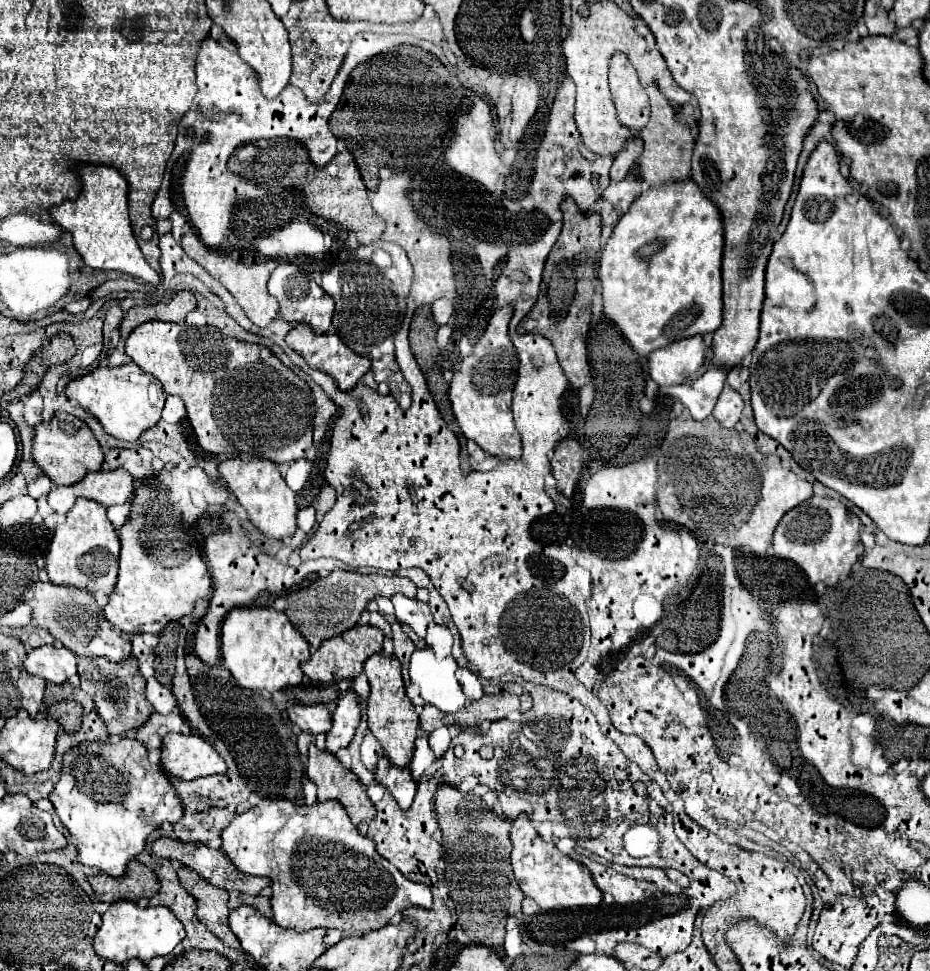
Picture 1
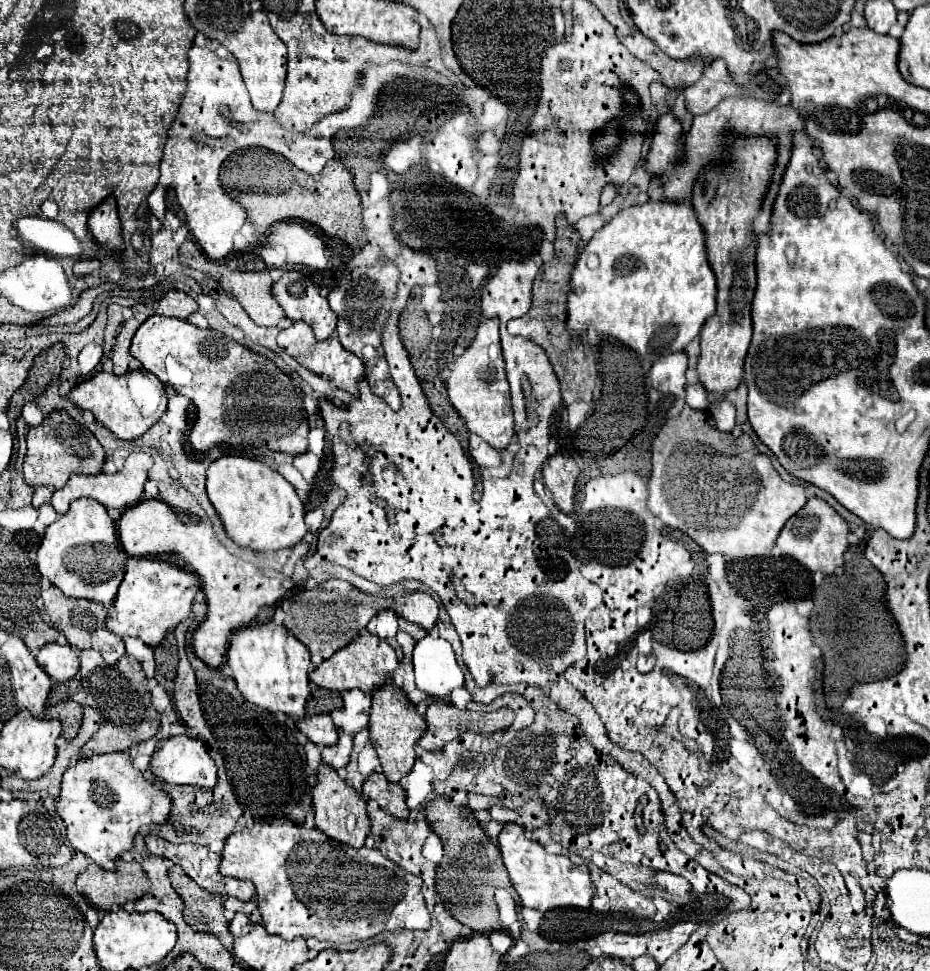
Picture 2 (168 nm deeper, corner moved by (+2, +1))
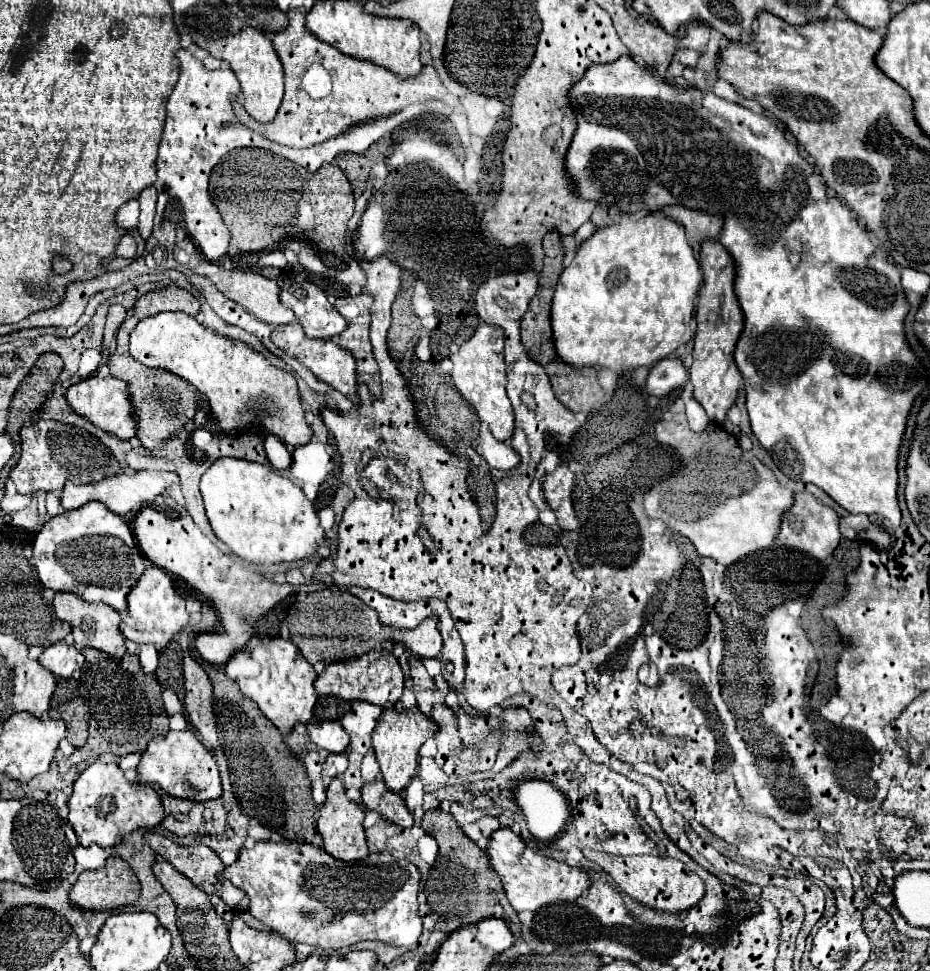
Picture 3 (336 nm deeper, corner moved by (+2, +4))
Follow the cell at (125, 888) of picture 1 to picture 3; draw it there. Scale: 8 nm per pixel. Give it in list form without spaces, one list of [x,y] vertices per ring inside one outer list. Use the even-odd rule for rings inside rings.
[[[108,857],[106,865],[94,871],[84,871],[70,889],[70,903],[88,911],[112,911],[130,905],[140,897],[140,881],[132,867],[120,857]]]

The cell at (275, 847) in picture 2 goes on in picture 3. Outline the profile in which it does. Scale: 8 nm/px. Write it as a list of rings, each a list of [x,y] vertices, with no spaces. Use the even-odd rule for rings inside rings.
[[[258,841],[252,849],[242,847],[238,859],[222,871],[238,889],[250,897],[248,911],[268,929],[284,935],[288,941],[308,943],[320,949],[350,947],[358,941],[384,941],[388,945],[408,947],[422,935],[422,917],[418,913],[418,881],[416,865],[396,861],[390,853],[370,853],[360,861],[342,861],[324,849],[298,841]]]

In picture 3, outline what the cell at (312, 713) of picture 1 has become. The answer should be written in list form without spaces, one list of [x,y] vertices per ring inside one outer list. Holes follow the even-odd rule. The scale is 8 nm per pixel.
[[[312,721],[306,725],[308,737],[318,749],[326,749],[328,753],[344,753],[350,745],[348,733],[342,729],[340,721]]]

